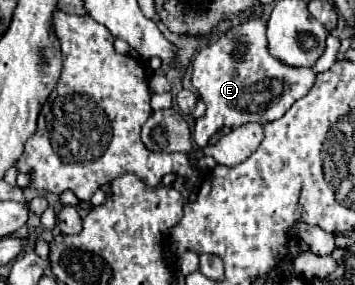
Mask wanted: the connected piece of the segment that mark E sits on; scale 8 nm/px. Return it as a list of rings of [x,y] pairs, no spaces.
[[[253,16],[247,20],[241,20],[225,30],[221,38],[215,42],[209,42],[199,48],[193,60],[193,72],[191,72],[191,82],[197,90],[199,100],[205,102],[207,112],[203,118],[195,120],[193,128],[193,140],[195,142],[209,142],[211,134],[215,134],[217,128],[221,126],[243,126],[249,122],[259,122],[259,124],[269,124],[273,120],[279,120],[299,98],[307,96],[309,90],[315,84],[315,72],[313,68],[295,68],[289,66],[277,58],[271,56],[267,48],[267,18],[265,16]]]

